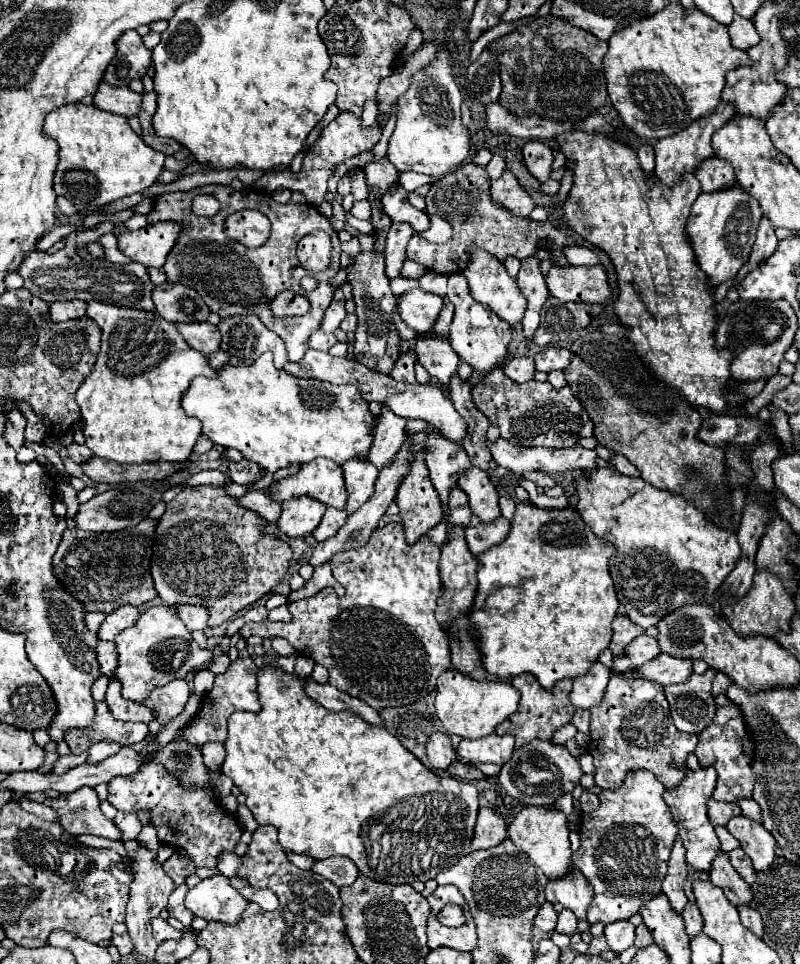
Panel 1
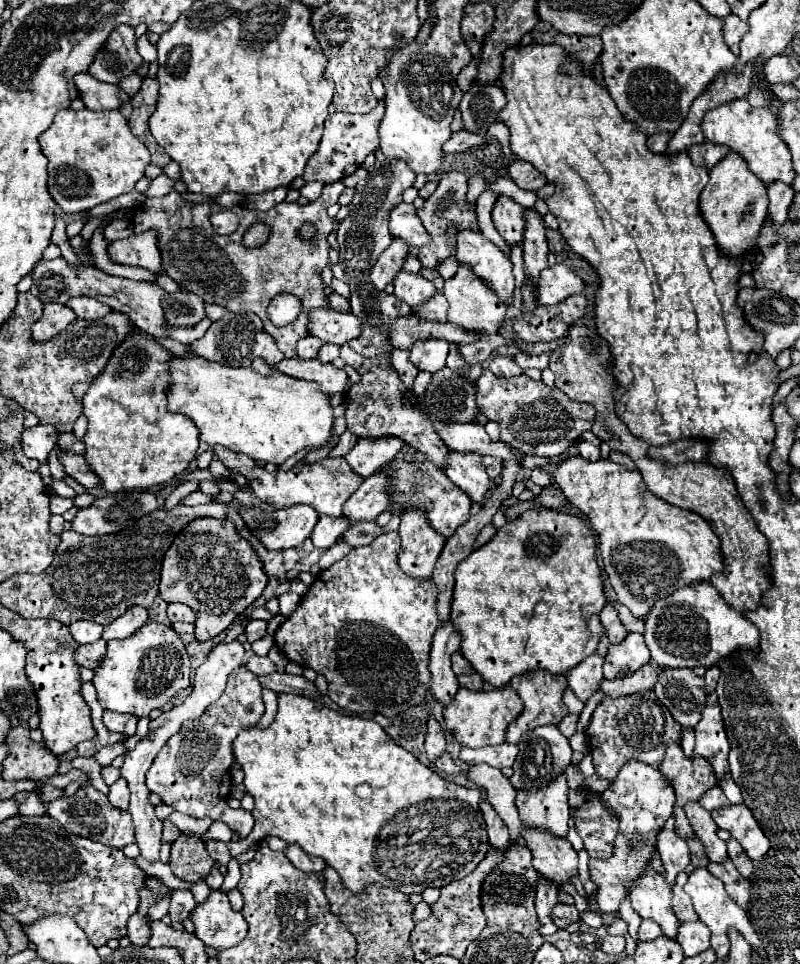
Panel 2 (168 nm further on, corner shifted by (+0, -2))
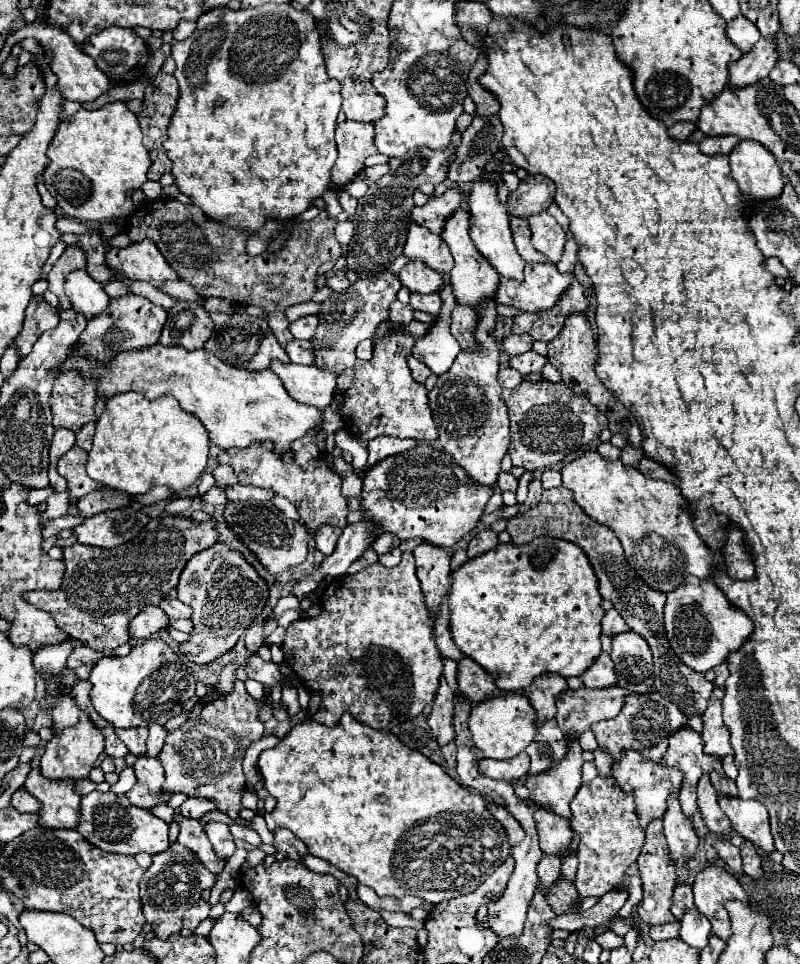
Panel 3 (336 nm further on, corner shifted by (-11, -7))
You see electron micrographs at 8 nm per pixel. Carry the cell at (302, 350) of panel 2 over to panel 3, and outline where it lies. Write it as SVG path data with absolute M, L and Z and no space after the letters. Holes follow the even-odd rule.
M294 340L286 346L286 354L290 356L290 362L294 364L312 364L316 360L312 342L308 340Z

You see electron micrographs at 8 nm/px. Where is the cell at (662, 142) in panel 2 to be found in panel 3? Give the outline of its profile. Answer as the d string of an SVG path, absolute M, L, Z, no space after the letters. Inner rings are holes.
M677 122L668 130L671 138L678 141L686 141L696 129L696 124L692 122Z

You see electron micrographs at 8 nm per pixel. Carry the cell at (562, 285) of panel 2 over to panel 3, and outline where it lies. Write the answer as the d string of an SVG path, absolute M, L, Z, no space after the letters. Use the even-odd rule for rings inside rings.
M526 264L524 282L500 278L496 302L514 306L522 312L550 310L570 284L572 274L560 274L554 264Z

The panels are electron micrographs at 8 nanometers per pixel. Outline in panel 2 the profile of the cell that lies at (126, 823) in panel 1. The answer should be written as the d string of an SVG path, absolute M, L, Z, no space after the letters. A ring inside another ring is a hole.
M117 779L117 781L109 787L109 795L107 795L107 797L109 797L109 801L111 801L113 807L123 809L123 811L129 809L129 789L127 789L127 785L125 785L123 779Z

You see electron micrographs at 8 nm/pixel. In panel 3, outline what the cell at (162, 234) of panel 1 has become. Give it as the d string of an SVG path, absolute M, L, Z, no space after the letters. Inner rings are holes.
M142 240L126 248L110 248L106 264L112 272L124 274L130 280L144 280L152 286L160 286L164 280L176 280L176 272L168 266L152 240Z

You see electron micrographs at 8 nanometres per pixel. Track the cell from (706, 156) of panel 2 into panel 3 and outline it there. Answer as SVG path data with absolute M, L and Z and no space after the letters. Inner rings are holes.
M706 136L700 142L700 150L706 156L716 156L716 154L730 154L734 150L734 146L740 140L736 136Z

